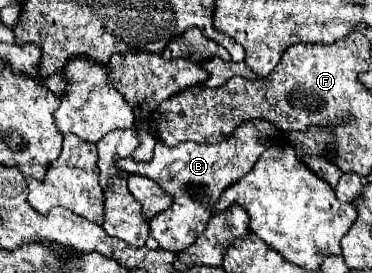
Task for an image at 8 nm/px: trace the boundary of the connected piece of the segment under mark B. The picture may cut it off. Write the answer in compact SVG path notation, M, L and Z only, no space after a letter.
M250 119L242 123L232 133L232 137L216 145L198 145L188 141L180 143L176 149L170 149L160 145L158 141L154 147L154 157L150 161L130 165L130 173L138 173L156 181L164 191L174 197L174 205L150 221L150 235L160 243L162 249L168 249L172 253L188 249L188 245L192 245L192 241L196 241L196 237L204 231L212 215L212 203L222 195L222 191L244 177L264 153L264 149L268 149L268 145L280 141L282 131L272 127L264 119Z

